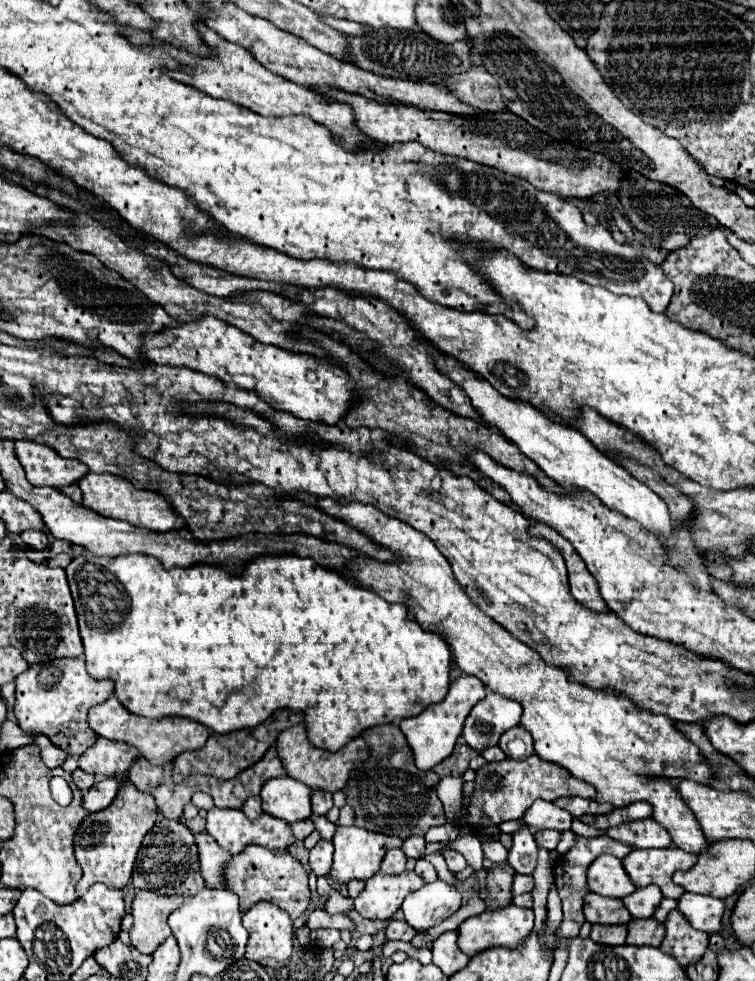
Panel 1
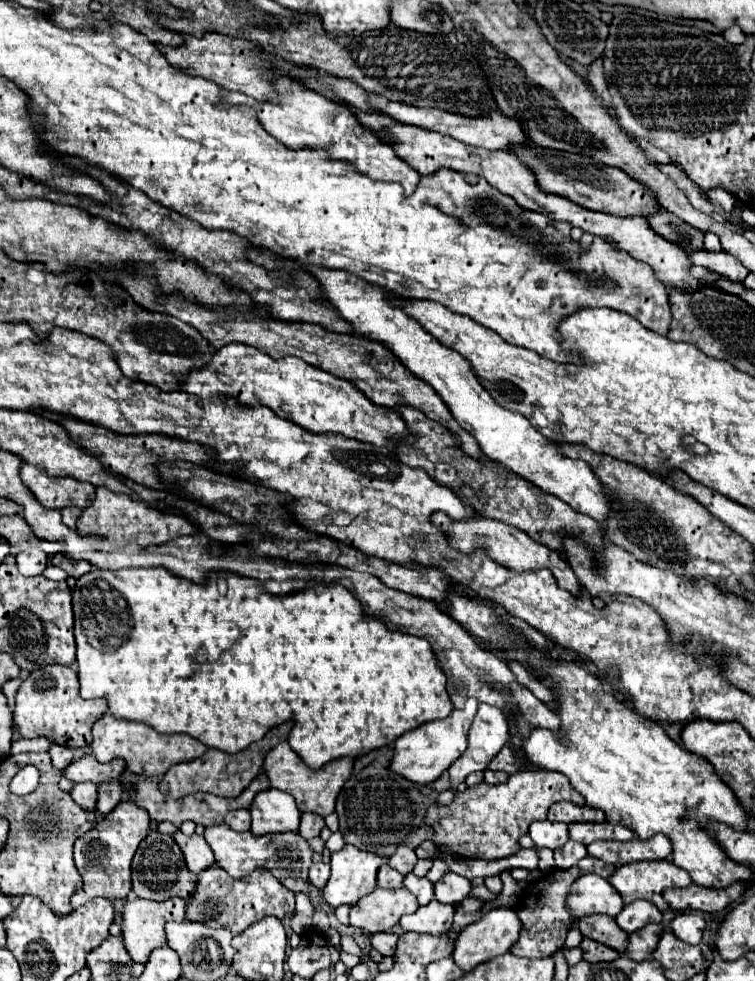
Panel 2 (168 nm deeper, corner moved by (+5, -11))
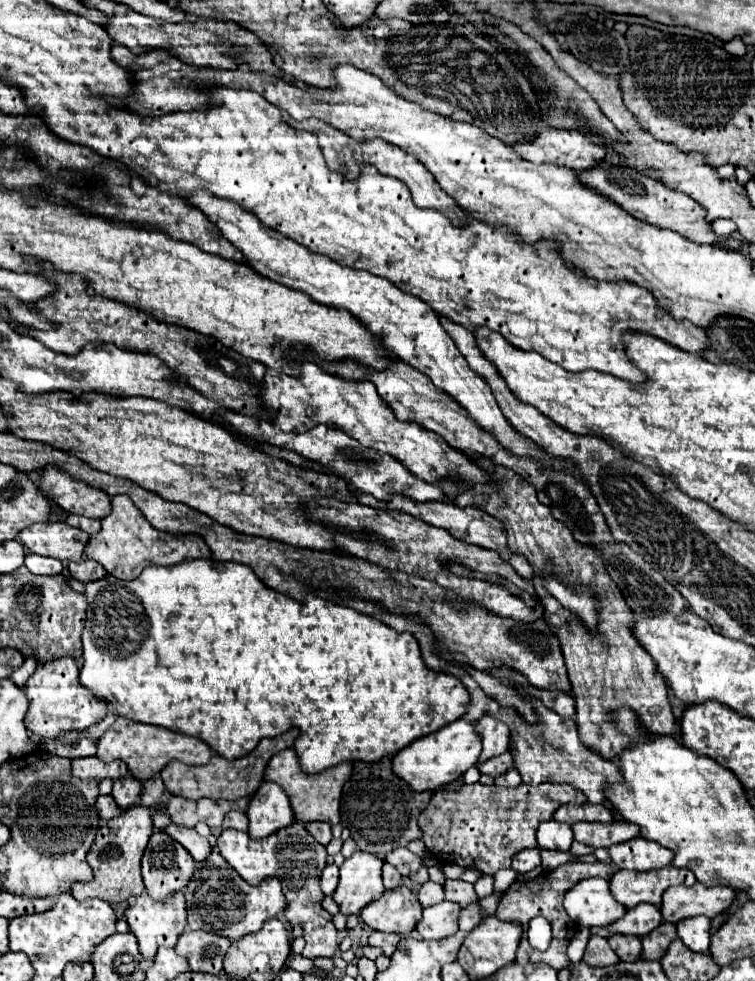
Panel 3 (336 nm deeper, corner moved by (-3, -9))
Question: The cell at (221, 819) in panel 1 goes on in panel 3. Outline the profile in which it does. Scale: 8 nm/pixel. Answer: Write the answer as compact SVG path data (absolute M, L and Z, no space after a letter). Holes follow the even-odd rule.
M292 823L280 831L276 831L270 837L264 839L250 839L248 833L244 831L234 831L226 829L218 837L218 849L220 855L248 881L250 885L258 885L266 877L276 877L286 895L288 895L288 905L284 909L284 915L292 927L302 925L306 947L302 951L304 957L314 959L314 957L332 957L338 943L336 943L336 927L330 921L330 913L322 909L322 899L324 893L320 889L320 873L326 867L326 847L318 845L314 837L306 831L304 825Z

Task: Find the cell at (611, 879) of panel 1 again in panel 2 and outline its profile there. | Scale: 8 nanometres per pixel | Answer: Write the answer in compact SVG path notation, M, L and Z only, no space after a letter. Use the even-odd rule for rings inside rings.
M586 873L570 887L568 907L574 913L574 919L594 913L616 917L622 911L624 901L618 891L614 891L614 887L608 883L608 879L602 879L594 873Z

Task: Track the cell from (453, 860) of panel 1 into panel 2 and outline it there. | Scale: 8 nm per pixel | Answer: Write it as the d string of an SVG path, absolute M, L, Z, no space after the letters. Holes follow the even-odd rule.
M452 871L444 873L442 879L434 885L436 899L440 903L450 903L450 905L456 905L462 899L466 899L470 889L472 889L470 881L466 877L462 877L462 875L458 875L458 873L452 873Z

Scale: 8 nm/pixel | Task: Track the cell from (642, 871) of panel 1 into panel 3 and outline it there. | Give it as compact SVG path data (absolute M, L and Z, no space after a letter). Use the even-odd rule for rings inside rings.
M672 865L662 867L662 869L652 869L652 871L628 871L628 869L618 869L614 877L610 879L610 889L612 895L626 907L634 907L638 903L652 903L660 907L662 903L662 893L672 887L672 885L694 885L694 873L688 869L676 869Z

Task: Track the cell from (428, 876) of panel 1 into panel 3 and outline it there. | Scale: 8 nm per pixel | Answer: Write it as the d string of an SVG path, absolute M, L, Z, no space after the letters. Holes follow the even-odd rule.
M424 883L420 887L420 893L418 893L418 901L422 907L430 907L430 905L436 905L436 903L442 903L444 899L444 887L438 885L438 883Z

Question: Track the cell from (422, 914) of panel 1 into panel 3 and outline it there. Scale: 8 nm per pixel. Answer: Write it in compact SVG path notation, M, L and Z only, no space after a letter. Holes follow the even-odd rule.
M442 901L438 905L426 907L424 917L418 923L416 931L420 933L422 939L450 937L458 931L458 913L460 913L460 907L450 901Z

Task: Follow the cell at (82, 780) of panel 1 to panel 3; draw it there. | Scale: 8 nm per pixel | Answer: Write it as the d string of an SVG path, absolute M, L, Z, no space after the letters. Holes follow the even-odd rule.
M100 795L100 797L98 797L98 803L96 803L96 809L98 809L98 815L100 815L104 821L122 815L122 811L118 809L116 801L112 799L112 795Z

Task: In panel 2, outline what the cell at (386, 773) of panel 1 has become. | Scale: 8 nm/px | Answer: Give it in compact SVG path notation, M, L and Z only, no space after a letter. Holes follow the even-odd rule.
M382 747L358 757L352 777L344 783L336 799L336 813L340 817L344 841L356 845L362 851L372 851L386 857L392 855L392 845L408 845L416 849L422 841L432 839L434 829L424 821L426 809L436 801L440 791L450 787L446 771L440 775L440 779L426 785L404 779L390 767L392 755L394 751L390 747Z

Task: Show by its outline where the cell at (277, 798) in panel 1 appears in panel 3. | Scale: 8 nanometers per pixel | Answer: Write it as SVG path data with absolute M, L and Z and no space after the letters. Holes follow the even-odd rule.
M264 781L250 797L246 817L250 821L248 835L252 839L262 839L294 823L294 813L290 809L288 795L282 793L280 785L270 781Z

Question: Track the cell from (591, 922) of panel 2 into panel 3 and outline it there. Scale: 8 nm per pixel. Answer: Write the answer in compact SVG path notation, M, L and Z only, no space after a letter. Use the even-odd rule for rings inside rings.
M614 935L608 939L610 947L614 949L614 953L620 957L620 961L638 961L640 953L642 953L642 943L638 937L632 935Z

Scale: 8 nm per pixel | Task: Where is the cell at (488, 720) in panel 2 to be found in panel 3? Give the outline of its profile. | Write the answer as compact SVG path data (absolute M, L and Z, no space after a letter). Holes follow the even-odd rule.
M482 717L478 723L476 723L476 729L478 729L478 735L482 739L482 755L480 755L480 763L496 757L496 755L502 755L504 751L508 751L508 743L510 743L510 731L508 727L498 721L496 717Z

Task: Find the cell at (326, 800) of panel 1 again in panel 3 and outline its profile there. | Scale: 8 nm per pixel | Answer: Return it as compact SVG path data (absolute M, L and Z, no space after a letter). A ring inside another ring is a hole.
M310 823L310 825L306 825L306 829L314 835L314 839L320 845L328 845L330 839L332 839L332 831L330 831L328 823Z

